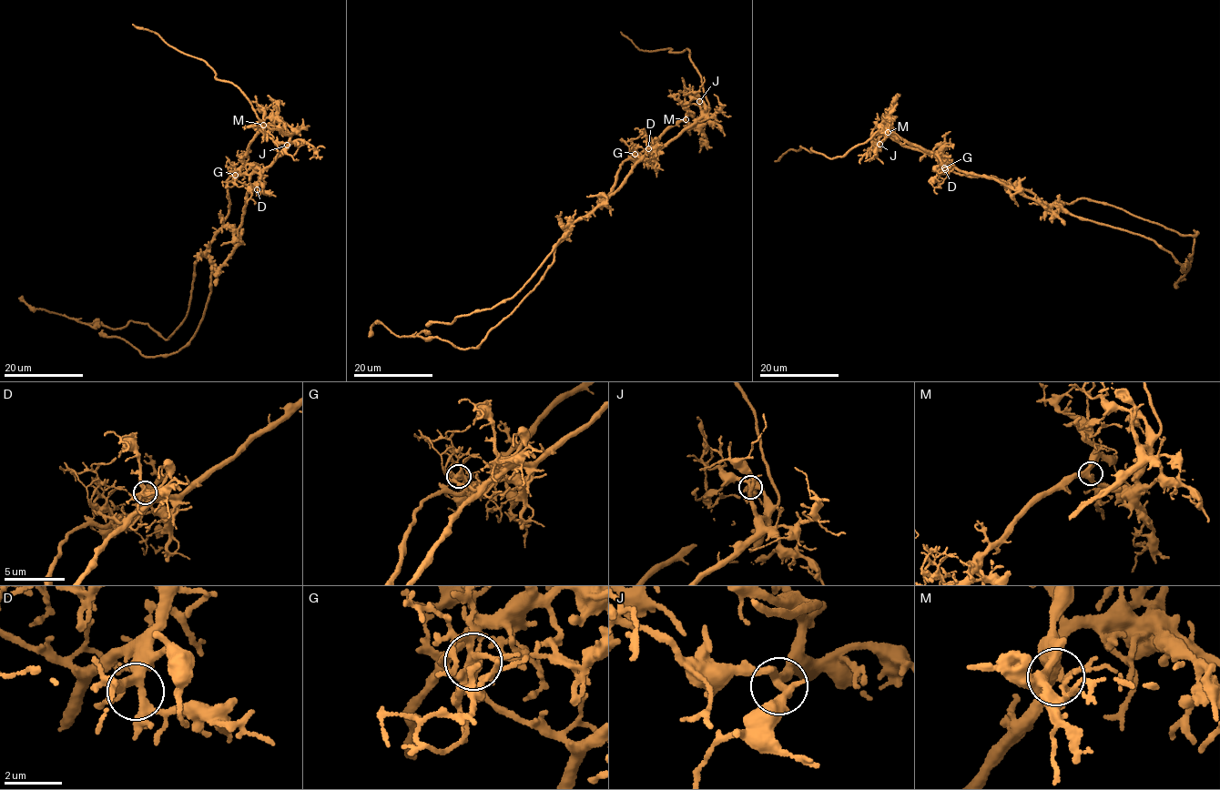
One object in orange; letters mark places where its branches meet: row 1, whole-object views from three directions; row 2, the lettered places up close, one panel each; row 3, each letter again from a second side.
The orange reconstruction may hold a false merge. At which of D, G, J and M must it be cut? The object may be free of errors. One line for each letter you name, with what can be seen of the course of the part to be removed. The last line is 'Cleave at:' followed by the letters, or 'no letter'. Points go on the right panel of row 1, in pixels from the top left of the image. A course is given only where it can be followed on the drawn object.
G: foreign part runs (944, 167), (997, 177), (1044, 202), (1092, 199), (1179, 233), (1198, 232), (1191, 267), (1174, 284), (1185, 280)
Cleave at: G

